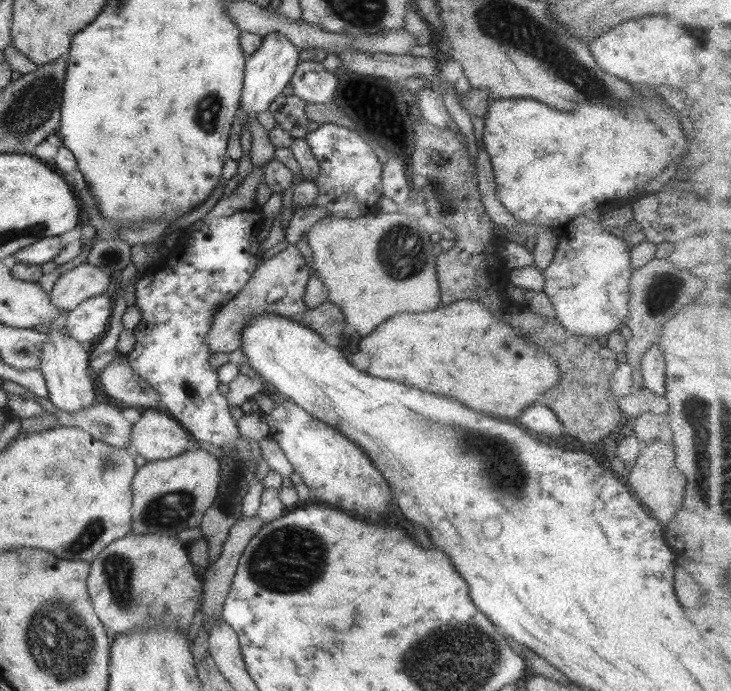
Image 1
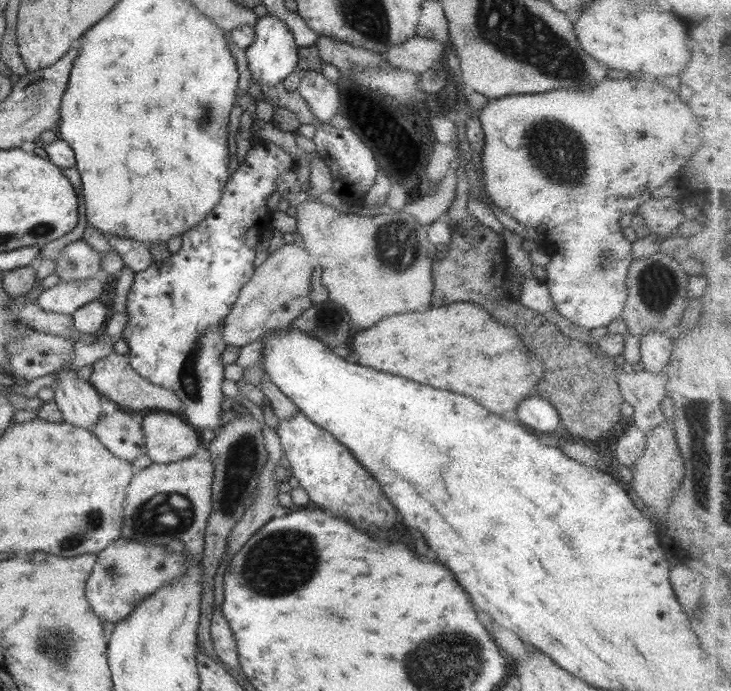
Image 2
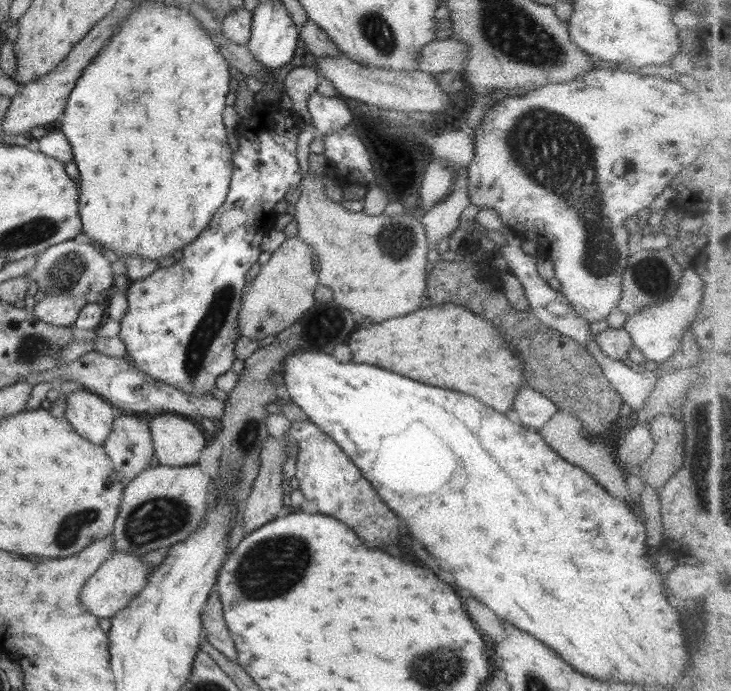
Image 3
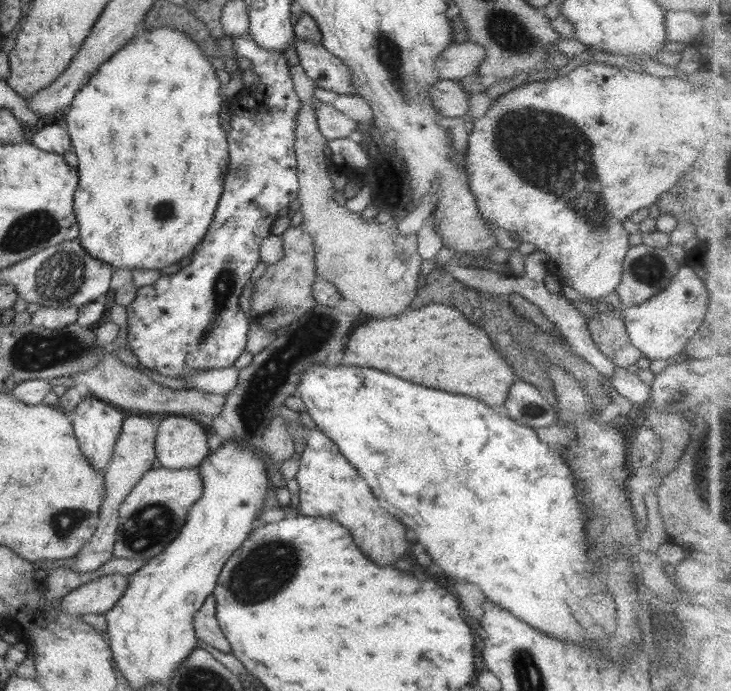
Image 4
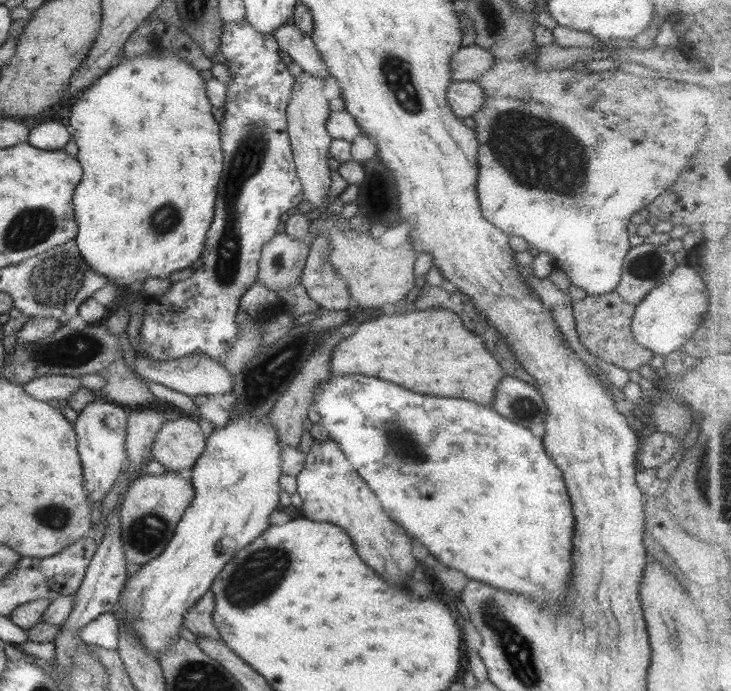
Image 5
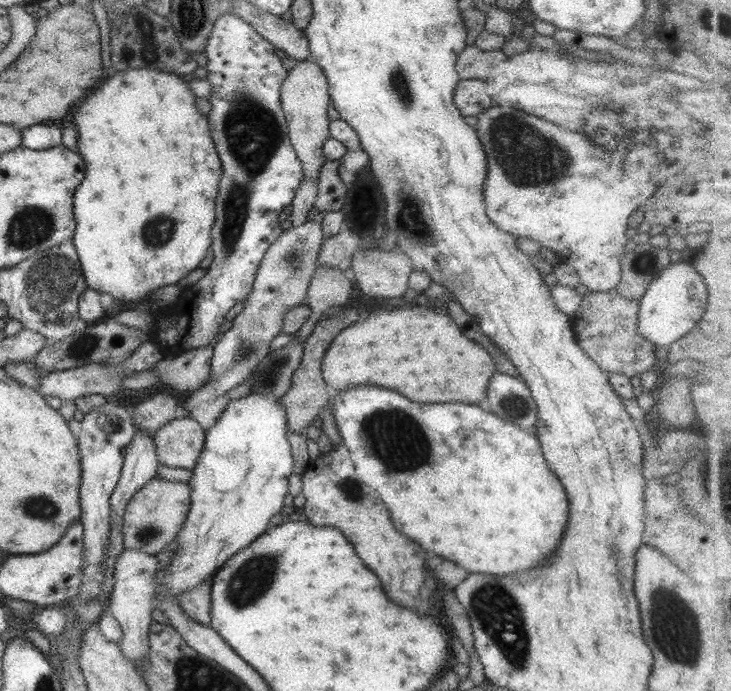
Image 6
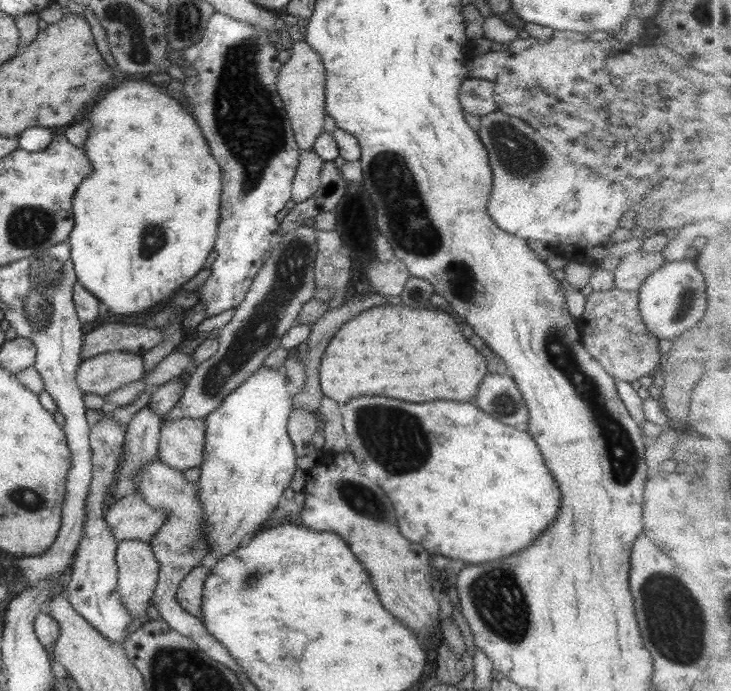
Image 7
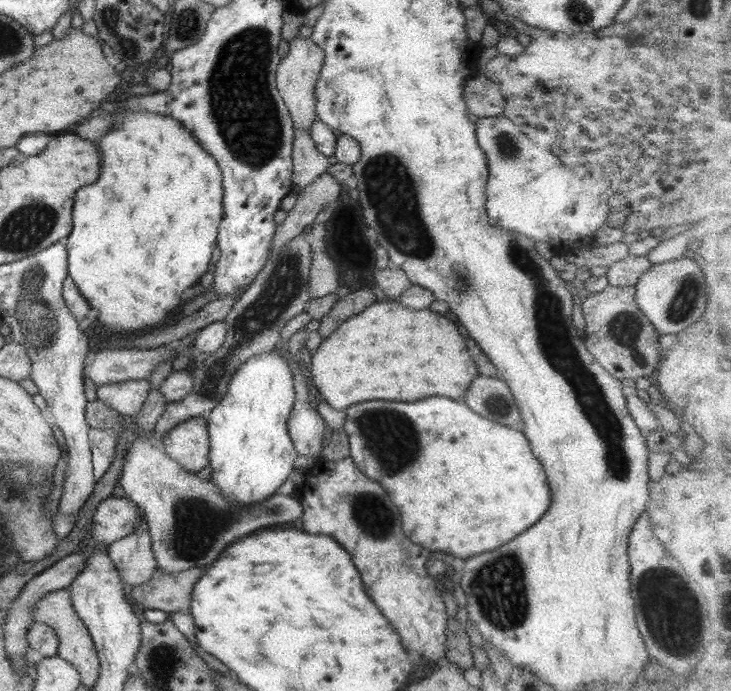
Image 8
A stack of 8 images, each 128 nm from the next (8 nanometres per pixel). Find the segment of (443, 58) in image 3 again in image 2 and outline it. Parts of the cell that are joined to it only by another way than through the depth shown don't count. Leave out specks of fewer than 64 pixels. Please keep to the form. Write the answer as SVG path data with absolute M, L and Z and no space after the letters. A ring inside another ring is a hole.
M416 34L405 43L386 49L383 57L395 68L422 73L438 67L444 46L444 42Z

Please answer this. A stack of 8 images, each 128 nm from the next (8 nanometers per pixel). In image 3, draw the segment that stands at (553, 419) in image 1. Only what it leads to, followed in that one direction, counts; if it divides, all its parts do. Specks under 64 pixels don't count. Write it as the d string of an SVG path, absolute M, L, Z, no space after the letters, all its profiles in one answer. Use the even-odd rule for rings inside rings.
M528 386L518 390L512 410L518 413L524 427L533 430L542 428L558 412L548 397Z

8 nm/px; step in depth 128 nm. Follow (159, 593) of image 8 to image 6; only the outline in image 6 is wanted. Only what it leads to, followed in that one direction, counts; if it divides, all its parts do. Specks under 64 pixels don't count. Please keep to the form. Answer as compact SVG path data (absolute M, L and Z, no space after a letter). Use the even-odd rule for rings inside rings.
M211 579L202 580L202 584L186 592L182 592L179 596L179 605L185 616L197 624L210 626L211 624Z

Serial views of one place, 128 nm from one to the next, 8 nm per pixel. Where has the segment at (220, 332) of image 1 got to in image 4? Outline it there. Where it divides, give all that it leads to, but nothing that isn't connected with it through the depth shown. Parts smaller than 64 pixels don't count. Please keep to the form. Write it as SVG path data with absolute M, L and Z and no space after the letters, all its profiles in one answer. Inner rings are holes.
M298 225L287 228L281 237L284 242L284 259L267 266L266 273L258 279L252 295L249 320L264 330L288 326L317 305L312 294L312 284L317 276L312 236Z

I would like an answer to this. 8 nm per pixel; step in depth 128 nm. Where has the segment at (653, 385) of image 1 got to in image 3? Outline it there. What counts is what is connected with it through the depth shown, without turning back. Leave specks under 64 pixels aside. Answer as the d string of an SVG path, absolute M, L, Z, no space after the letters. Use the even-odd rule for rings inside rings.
M686 265L682 272L680 286L670 300L666 300L658 306L650 306L650 308L626 318L623 328L630 333L633 346L644 355L647 361L651 360L660 365L669 360L679 359L684 355L685 352L682 348L688 348L688 346L682 346L682 344L686 344L686 340L689 340L690 336L690 330L686 330L686 328L691 328L694 318L696 318L696 310L702 300L702 286L700 275Z

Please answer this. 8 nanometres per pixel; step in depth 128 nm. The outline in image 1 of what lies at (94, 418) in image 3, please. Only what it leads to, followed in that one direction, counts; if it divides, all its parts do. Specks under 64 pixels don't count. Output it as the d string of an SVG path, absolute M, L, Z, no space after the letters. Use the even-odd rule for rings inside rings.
M63 320L61 322L52 321L49 326L51 329L45 334L46 338L41 346L39 359L39 370L46 382L48 398L56 409L71 414L89 408L92 406L92 401L96 400L94 398L96 394L94 394L93 377L89 375L91 356L88 354L88 349L66 333Z

